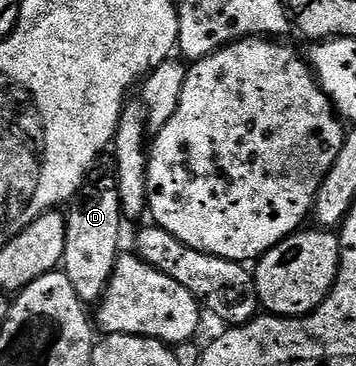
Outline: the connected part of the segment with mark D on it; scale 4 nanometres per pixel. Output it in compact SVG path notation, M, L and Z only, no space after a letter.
M105 159L98 160L81 186L81 192L68 202L65 213L65 250L61 265L71 279L71 287L75 287L75 295L86 303L100 302L106 286L113 274L113 268L119 256L117 244L121 241L121 200L117 190L117 171Z

